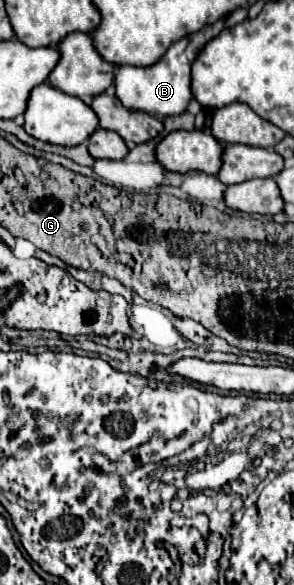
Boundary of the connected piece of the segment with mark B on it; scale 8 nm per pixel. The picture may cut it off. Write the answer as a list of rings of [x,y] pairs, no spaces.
[[[224,18],[206,26],[204,30],[190,34],[188,38],[182,38],[178,42],[174,42],[168,52],[162,56],[160,62],[156,62],[154,66],[148,68],[138,68],[138,66],[120,66],[116,70],[116,96],[118,100],[134,112],[148,112],[148,114],[156,114],[158,118],[166,118],[166,116],[178,116],[188,108],[188,102],[192,100],[192,88],[190,88],[190,68],[196,60],[196,56],[200,54],[200,50],[204,48],[206,42],[210,42],[212,38],[216,38],[220,32],[224,30]]]

